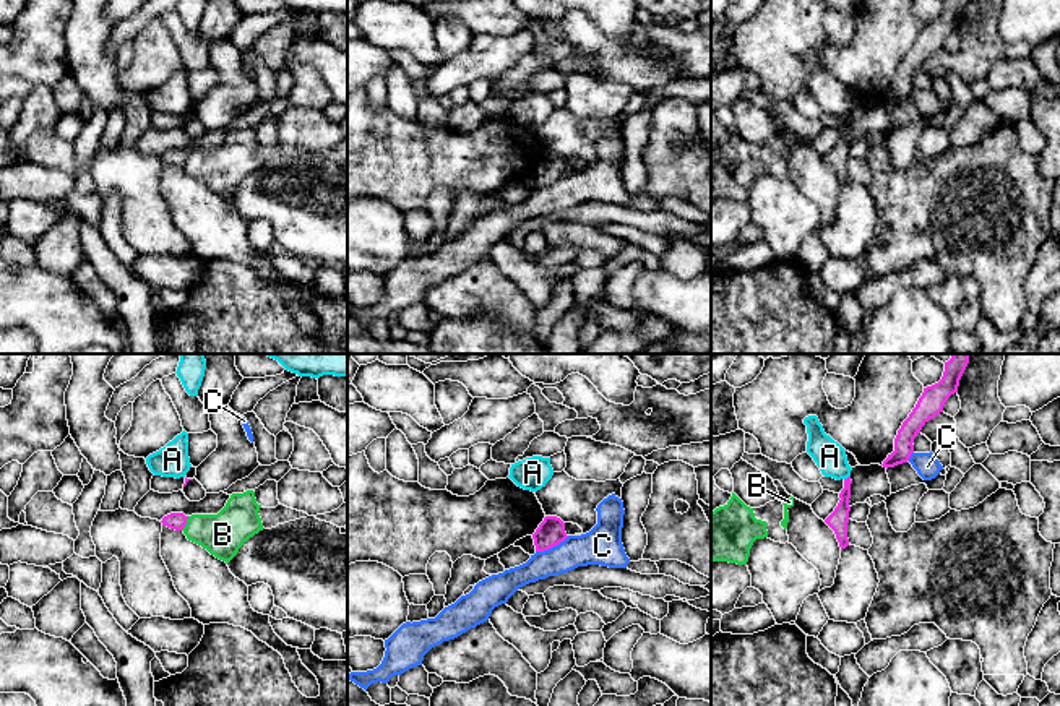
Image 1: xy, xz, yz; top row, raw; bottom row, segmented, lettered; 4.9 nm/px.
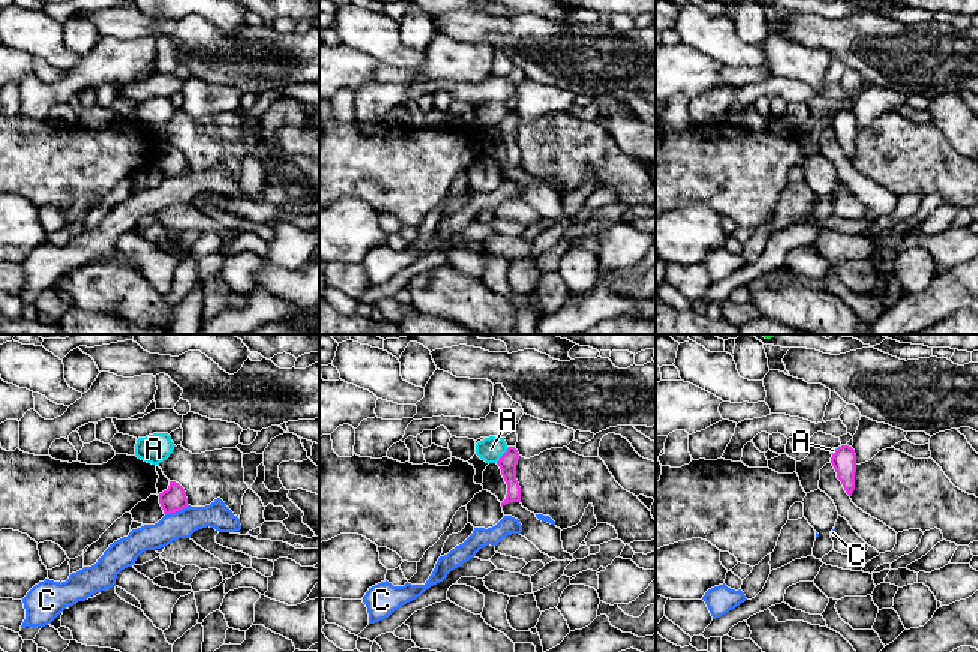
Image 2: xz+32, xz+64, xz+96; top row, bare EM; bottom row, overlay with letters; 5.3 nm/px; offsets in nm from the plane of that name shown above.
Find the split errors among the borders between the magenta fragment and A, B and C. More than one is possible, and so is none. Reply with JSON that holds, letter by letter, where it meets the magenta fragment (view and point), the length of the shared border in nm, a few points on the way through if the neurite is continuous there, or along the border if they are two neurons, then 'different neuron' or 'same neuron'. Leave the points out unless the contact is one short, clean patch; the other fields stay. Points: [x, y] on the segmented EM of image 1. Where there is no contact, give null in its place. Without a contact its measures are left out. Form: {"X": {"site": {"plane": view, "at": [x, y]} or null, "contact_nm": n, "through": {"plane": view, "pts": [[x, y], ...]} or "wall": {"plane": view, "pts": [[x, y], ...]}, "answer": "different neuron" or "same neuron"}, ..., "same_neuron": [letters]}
{"A": {"site": {"plane": "yz", "at": [848, 477]}, "contact_nm": 40, "answer": "different neuron"}, "B": {"site": {"plane": "xy", "at": [185, 523]}, "contact_nm": 80, "answer": "different neuron"}, "C": {"site": {"plane": "xz", "at": [552, 546]}, "contact_nm": 190, "wall": {"plane": "xz", "pts": [[568, 536], [536, 552]]}, "answer": "different neuron"}, "same_neuron": []}

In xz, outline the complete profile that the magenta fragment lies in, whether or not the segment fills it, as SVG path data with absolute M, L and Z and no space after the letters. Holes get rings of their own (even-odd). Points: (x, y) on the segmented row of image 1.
M545 516L532 534L536 552L549 550L567 539L565 523L557 516Z

